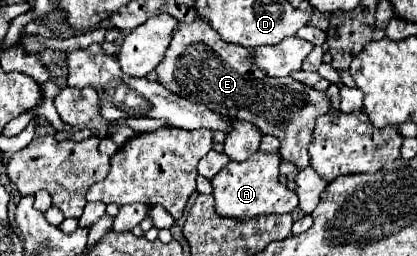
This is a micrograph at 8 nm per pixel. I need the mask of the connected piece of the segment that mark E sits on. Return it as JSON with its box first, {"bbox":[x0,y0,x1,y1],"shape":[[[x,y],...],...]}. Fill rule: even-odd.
{"bbox":[157,17,331,169],"shape":[[[197,17],[191,23],[181,21],[175,27],[173,41],[157,65],[159,83],[169,91],[203,103],[211,111],[229,119],[241,119],[253,123],[261,133],[273,135],[281,141],[281,157],[305,169],[311,161],[309,145],[315,127],[315,119],[331,109],[331,101],[325,91],[315,91],[291,77],[271,79],[261,73],[249,59],[249,51],[235,43],[219,39],[219,33],[203,19]]]}

